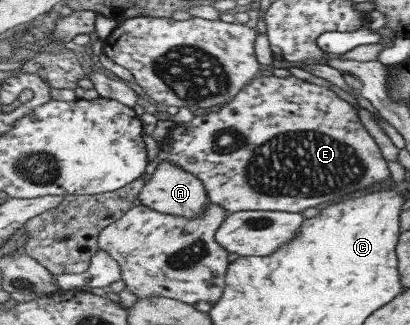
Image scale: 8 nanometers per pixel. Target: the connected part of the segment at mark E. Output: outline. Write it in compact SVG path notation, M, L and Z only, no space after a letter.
M258 75L218 111L175 124L167 131L165 141L169 150L162 154L164 159L198 178L209 203L230 213L268 210L300 213L308 207L338 203L356 193L362 195L372 185L386 183L390 175L380 147L358 119L357 110L328 88L292 75L282 78Z

